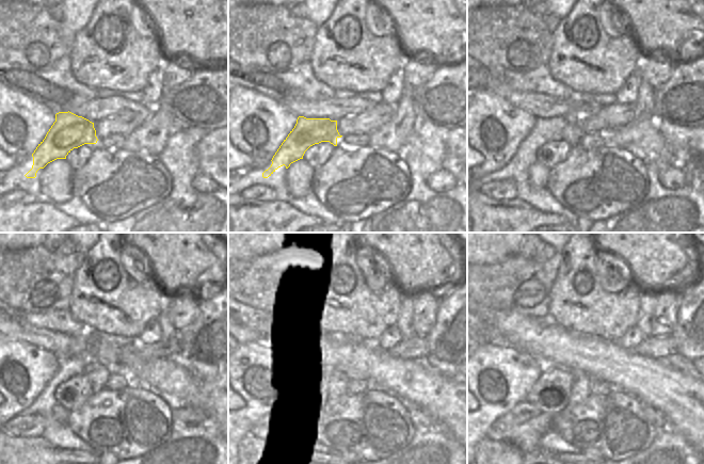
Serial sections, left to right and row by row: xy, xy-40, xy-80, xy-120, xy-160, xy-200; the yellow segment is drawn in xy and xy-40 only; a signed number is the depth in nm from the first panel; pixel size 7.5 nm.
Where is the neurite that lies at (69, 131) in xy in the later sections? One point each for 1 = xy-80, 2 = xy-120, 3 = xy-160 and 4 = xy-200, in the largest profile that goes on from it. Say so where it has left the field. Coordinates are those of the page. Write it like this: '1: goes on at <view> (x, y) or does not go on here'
1: goes on at xy-80 (558, 128)
2: goes on at xy-120 (98, 374)
3: goes on at xy-160 (339, 379)
4: goes on at xy-200 (580, 390)

